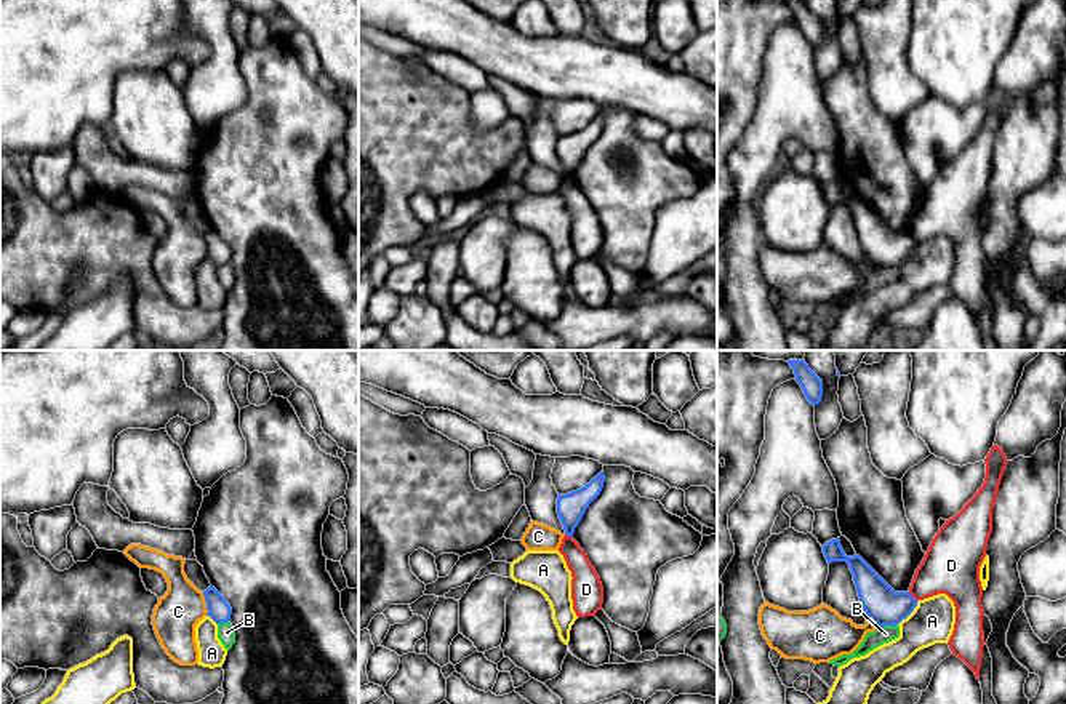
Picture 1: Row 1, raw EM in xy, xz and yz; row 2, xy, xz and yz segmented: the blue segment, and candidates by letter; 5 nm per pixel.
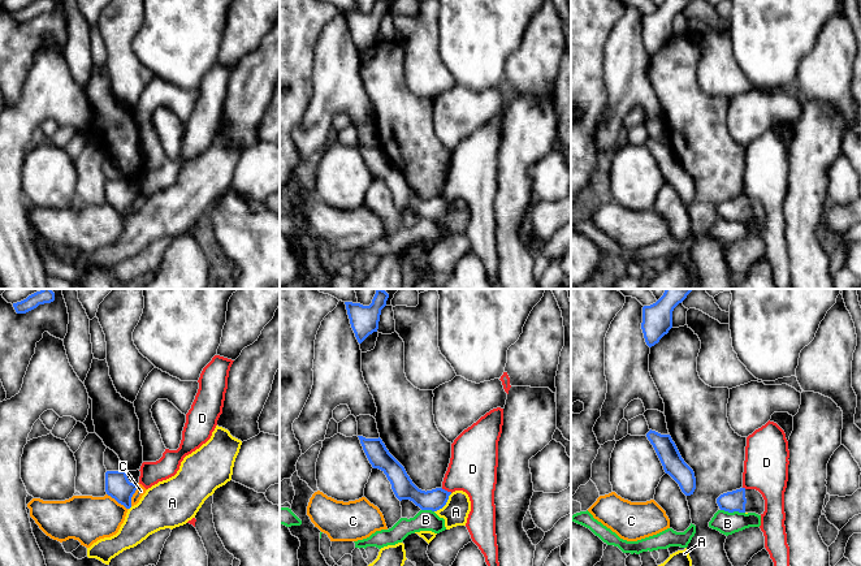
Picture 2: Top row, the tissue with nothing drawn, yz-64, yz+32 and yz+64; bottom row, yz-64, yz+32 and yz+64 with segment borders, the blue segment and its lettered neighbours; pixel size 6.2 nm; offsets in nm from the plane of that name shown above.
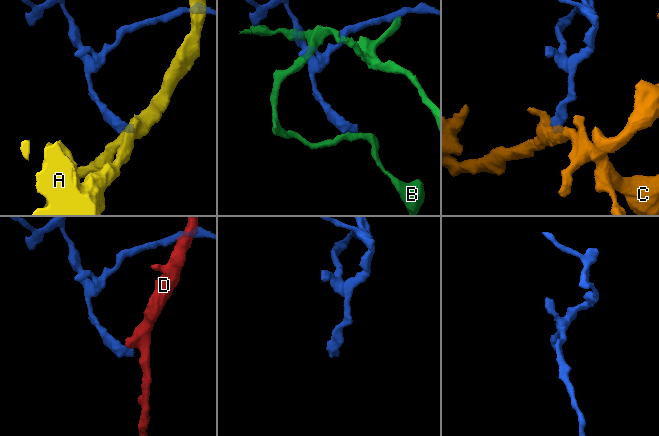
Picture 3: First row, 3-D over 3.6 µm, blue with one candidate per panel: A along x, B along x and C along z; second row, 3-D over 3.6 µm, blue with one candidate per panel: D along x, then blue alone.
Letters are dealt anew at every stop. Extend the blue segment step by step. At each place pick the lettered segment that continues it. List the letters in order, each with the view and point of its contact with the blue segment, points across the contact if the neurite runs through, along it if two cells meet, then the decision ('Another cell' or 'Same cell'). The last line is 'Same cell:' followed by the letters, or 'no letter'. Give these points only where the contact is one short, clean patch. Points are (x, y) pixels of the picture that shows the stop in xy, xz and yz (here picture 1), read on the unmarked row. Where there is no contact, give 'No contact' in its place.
A: Touches blue at yz (909, 255). Boundary: yz (919, 242), (898, 266). Another cell
B: Touches blue at yz (887, 266). Another cell
C: Touches blue at xy (207, 245). Boundary: xy (202, 234), (207, 244), (207, 256). Another cell
D: Touches blue at yz (911, 237). Boundary: yz (908, 234), (917, 242). Another cell
Same cell: no letter

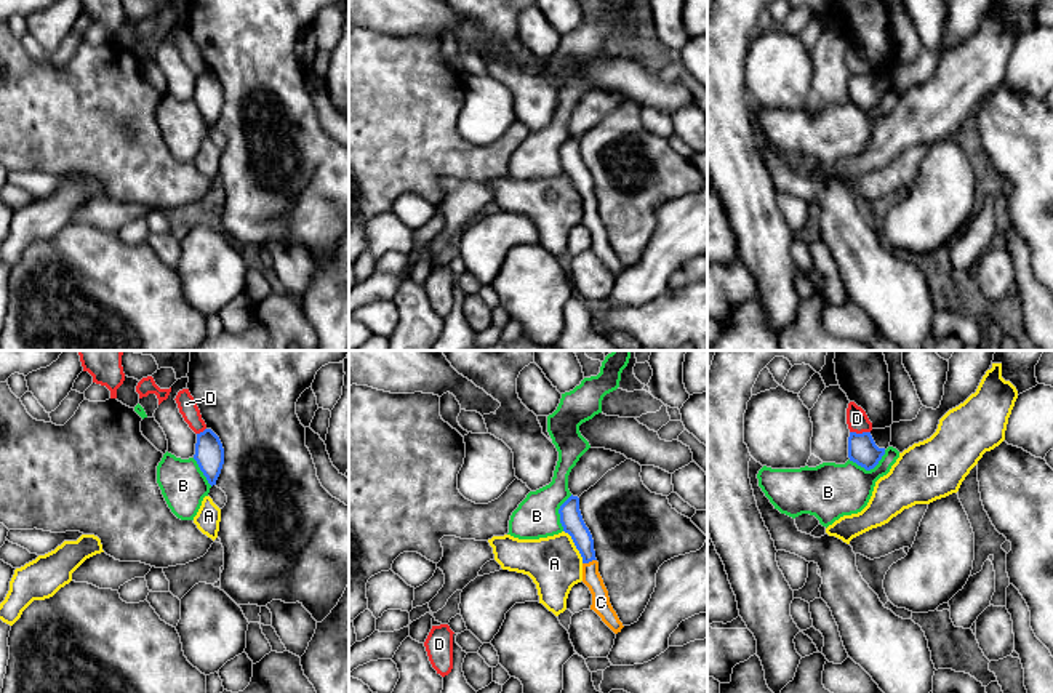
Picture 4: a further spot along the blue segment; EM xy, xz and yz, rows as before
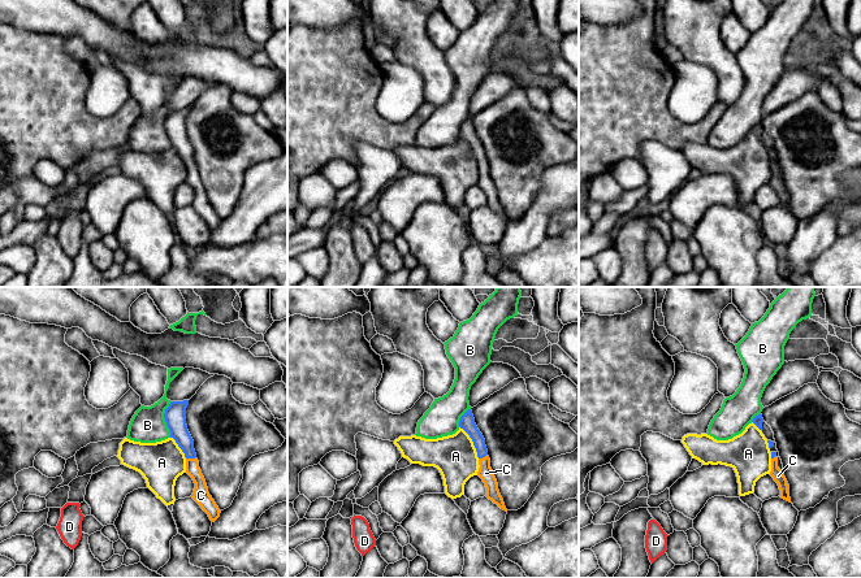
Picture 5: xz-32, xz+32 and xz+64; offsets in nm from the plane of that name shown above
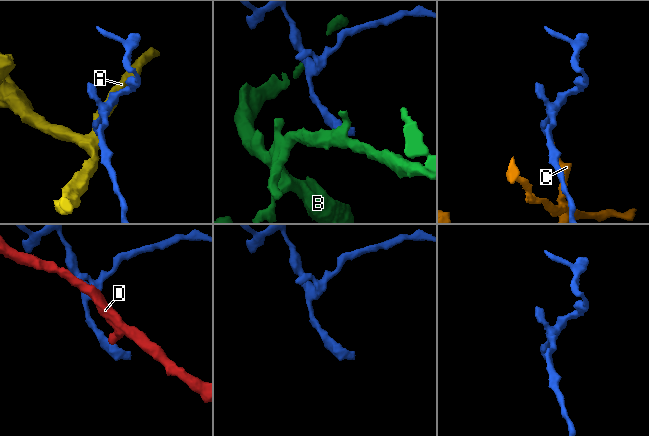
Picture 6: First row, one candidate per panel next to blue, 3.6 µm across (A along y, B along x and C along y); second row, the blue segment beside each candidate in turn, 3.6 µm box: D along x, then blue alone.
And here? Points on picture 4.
A: Touches blue at xz (575, 186). Boundary: xz (564, 172), (583, 204). Another cell
B: Touches blue at yz (869, 111). Boundary: yz (885, 92), (882, 100), (869, 111), (848, 101). Another cell
C: Touches blue at xz (589, 202). Path across: xz (572, 162), (584, 184), (589, 202), (589, 215), (600, 244). Same cell
D: Touches blue at yz (860, 76). Boundary: yz (850, 72), (869, 74). Another cell
Same cell: C

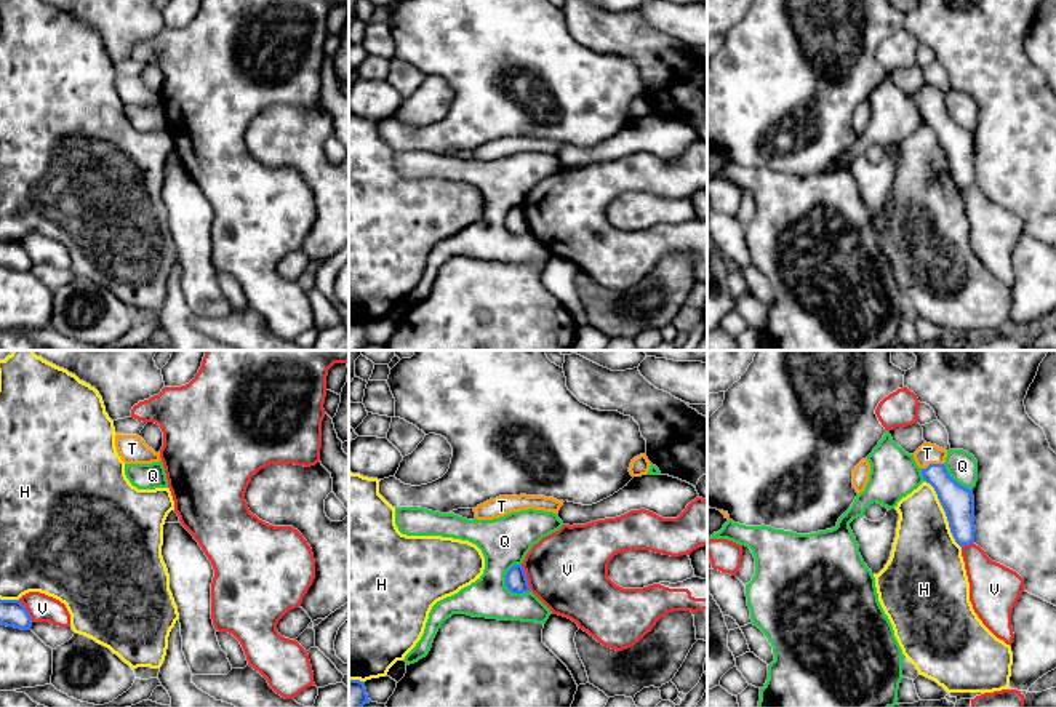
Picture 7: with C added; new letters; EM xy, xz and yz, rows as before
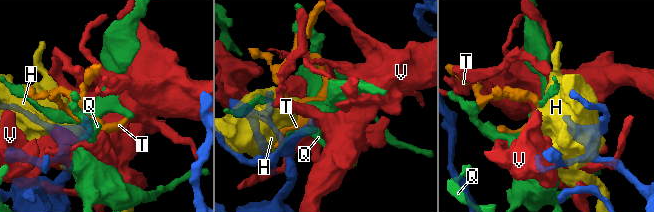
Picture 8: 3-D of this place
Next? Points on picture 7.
H: Touches blue at yz (946, 155). Another cell
Q: Touches blue at xz (508, 229). Another cell
T: Touches blue at yz (932, 106). Path across: yz (957, 143), (936, 117), (932, 106), (927, 95). Same cell
V: Touches blue at xz (525, 219). Another cell
Same cell: T

